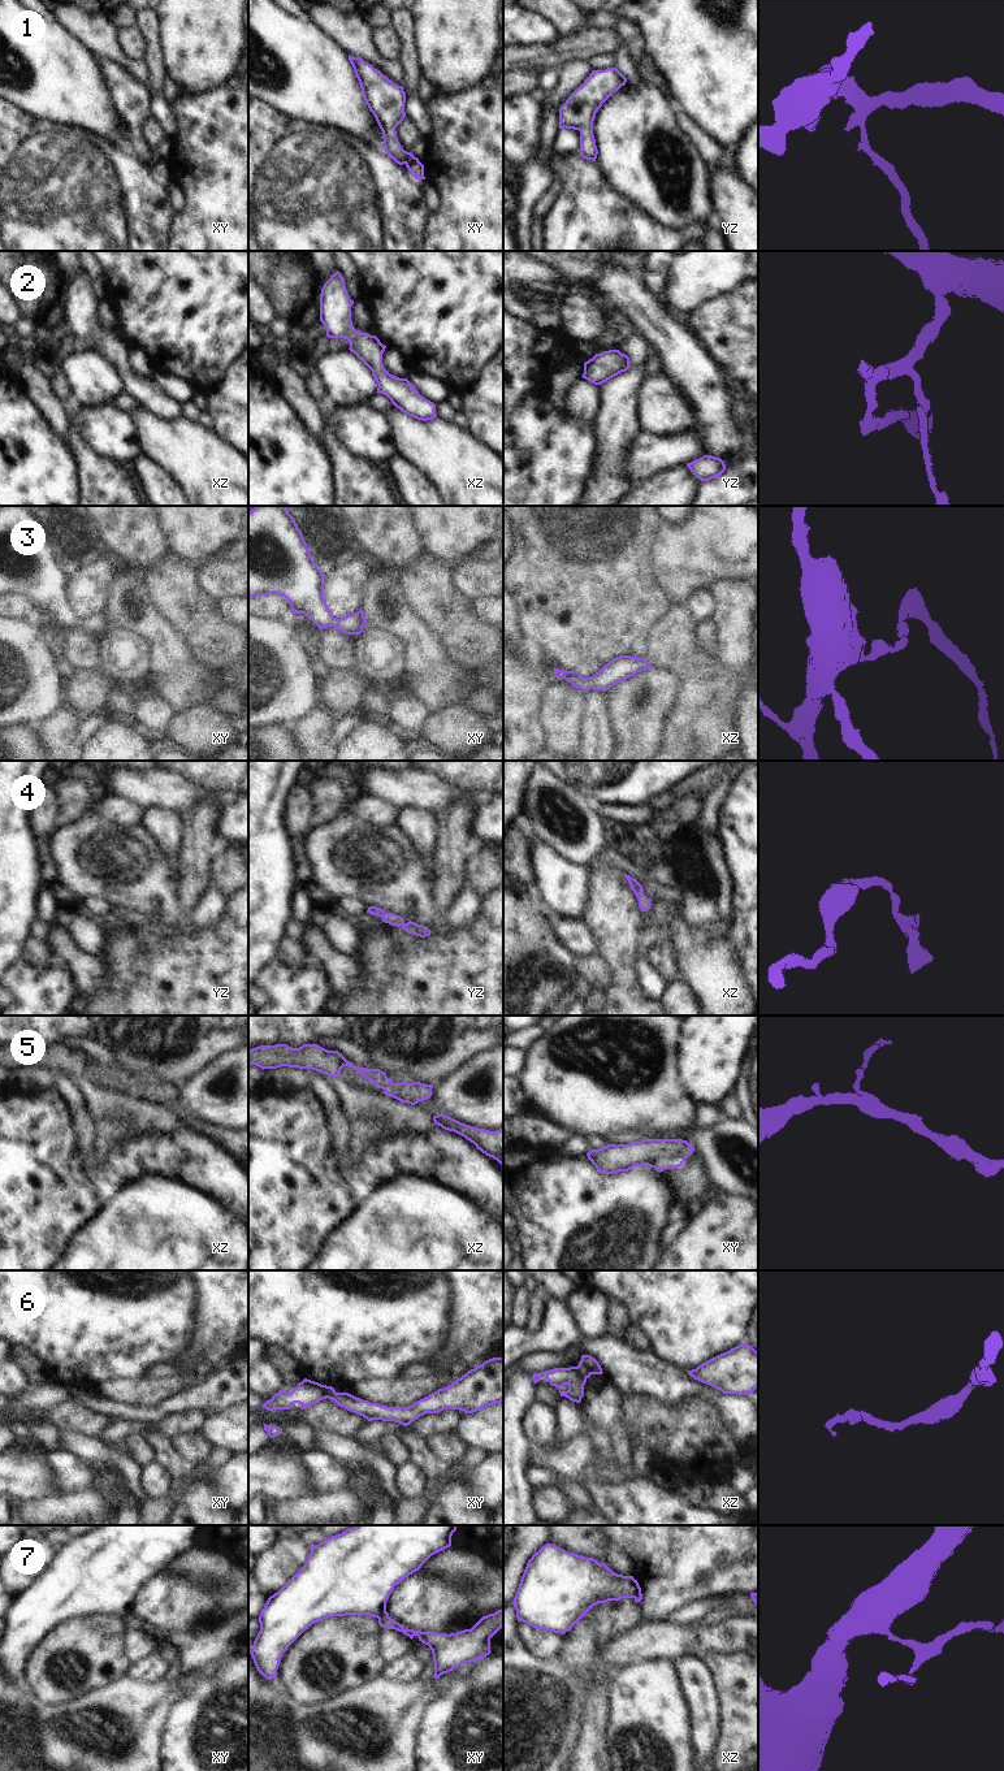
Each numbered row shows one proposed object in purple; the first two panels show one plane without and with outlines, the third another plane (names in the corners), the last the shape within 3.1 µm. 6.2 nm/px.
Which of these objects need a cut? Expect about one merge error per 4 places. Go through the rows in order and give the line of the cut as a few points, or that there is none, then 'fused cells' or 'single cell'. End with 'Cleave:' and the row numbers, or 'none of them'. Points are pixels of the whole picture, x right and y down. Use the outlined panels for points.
1: no cut | single cell
2: no cut | single cell
3: no cut | single cell
4: no cut | single cell
5: no cut | single cell
6: xz (578, 1365), (585, 1378) | fused cells
7: xy (385, 1610), (377, 1618) | fused cells
Cleave: 6, 7

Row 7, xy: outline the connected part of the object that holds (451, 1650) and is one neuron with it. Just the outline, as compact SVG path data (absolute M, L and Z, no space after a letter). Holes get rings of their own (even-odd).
M503 1610L482 1616L471 1629L450 1634L404 1629L386 1611L381 1612L378 1624L402 1632L411 1640L417 1636L419 1641L428 1645L434 1660L433 1677L438 1679L462 1664L476 1662L492 1653L490 1638L503 1627Z

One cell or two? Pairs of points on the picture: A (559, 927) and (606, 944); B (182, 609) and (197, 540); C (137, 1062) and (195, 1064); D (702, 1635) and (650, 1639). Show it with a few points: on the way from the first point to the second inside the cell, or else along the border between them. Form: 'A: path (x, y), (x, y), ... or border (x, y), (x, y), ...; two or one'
A: border (580, 919), (596, 939), (597, 952); two
B: border (173, 555), (185, 562); two
C: path (151, 1062), (181, 1064); one
D: path (689, 1639), (663, 1639); one

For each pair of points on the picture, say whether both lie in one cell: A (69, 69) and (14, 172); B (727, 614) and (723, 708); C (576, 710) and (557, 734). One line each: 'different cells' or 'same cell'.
A: different cells
B: different cells
C: same cell

